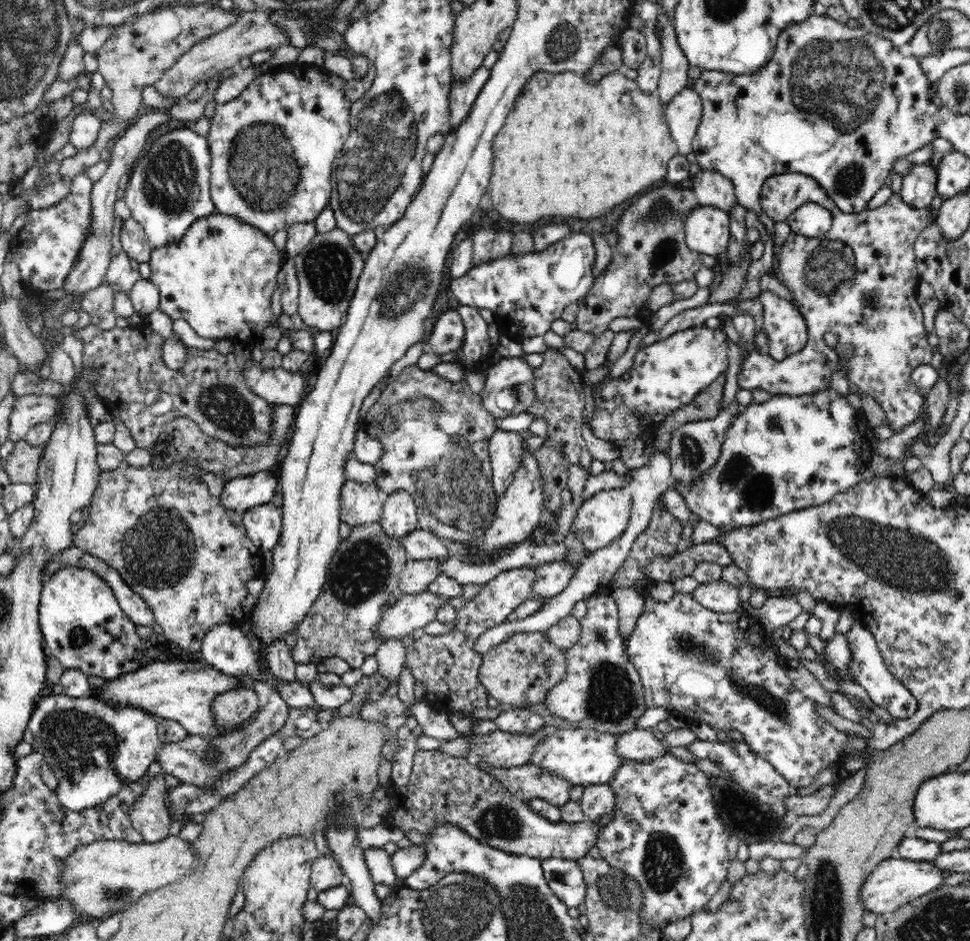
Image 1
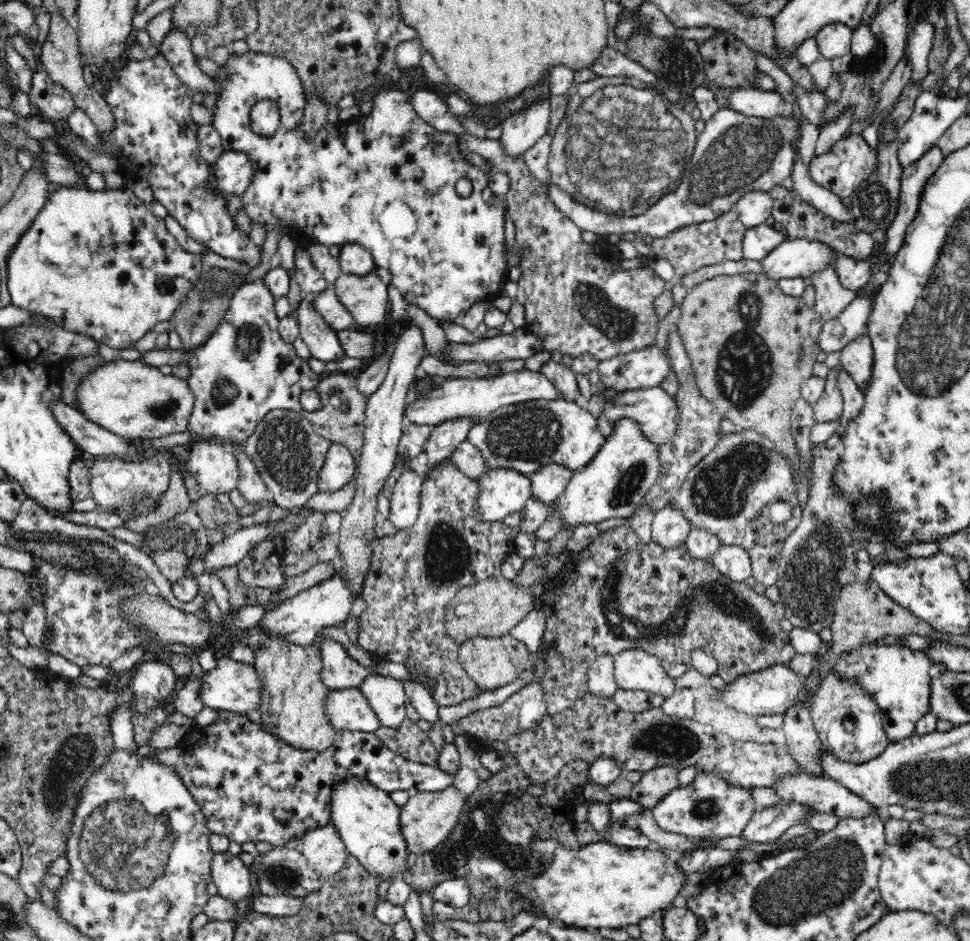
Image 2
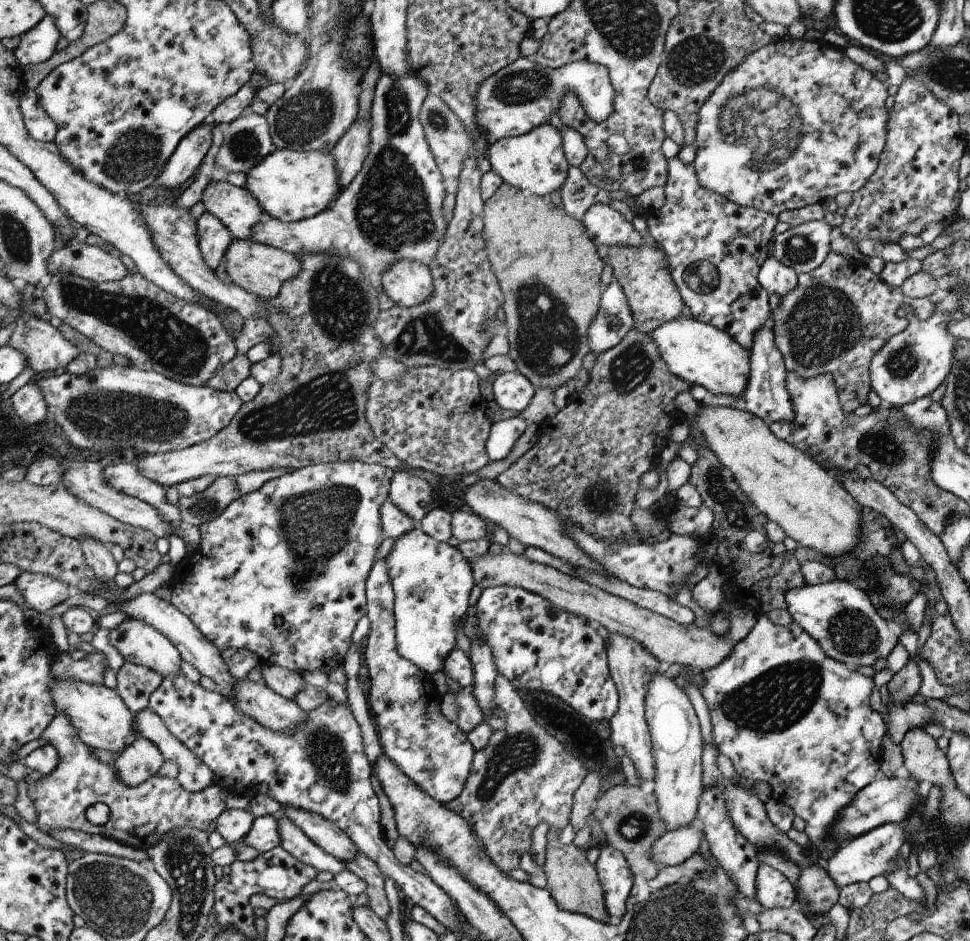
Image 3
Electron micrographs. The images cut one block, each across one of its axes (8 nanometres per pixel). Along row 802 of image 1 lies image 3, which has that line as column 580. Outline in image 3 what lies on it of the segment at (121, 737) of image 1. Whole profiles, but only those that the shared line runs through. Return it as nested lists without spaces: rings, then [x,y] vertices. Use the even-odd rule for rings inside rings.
[[[518,57],[513,63],[495,72],[478,85],[475,94],[475,125],[488,143],[492,144],[494,141],[506,137],[523,135],[535,126],[548,123],[547,118],[552,112],[558,112],[562,95],[570,89],[577,94],[587,116],[597,123],[605,121],[610,113],[613,113],[615,92],[609,79],[608,69],[604,65],[586,60],[576,60],[561,66],[559,69],[544,69],[536,62],[531,61],[532,57]]]

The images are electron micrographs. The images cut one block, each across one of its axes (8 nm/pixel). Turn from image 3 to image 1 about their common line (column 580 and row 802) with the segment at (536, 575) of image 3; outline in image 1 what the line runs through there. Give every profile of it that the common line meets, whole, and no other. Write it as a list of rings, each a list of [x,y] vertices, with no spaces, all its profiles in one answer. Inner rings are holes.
[[[608,783],[588,785],[584,788],[579,803],[587,820],[594,821],[614,810],[615,798],[616,795]]]

